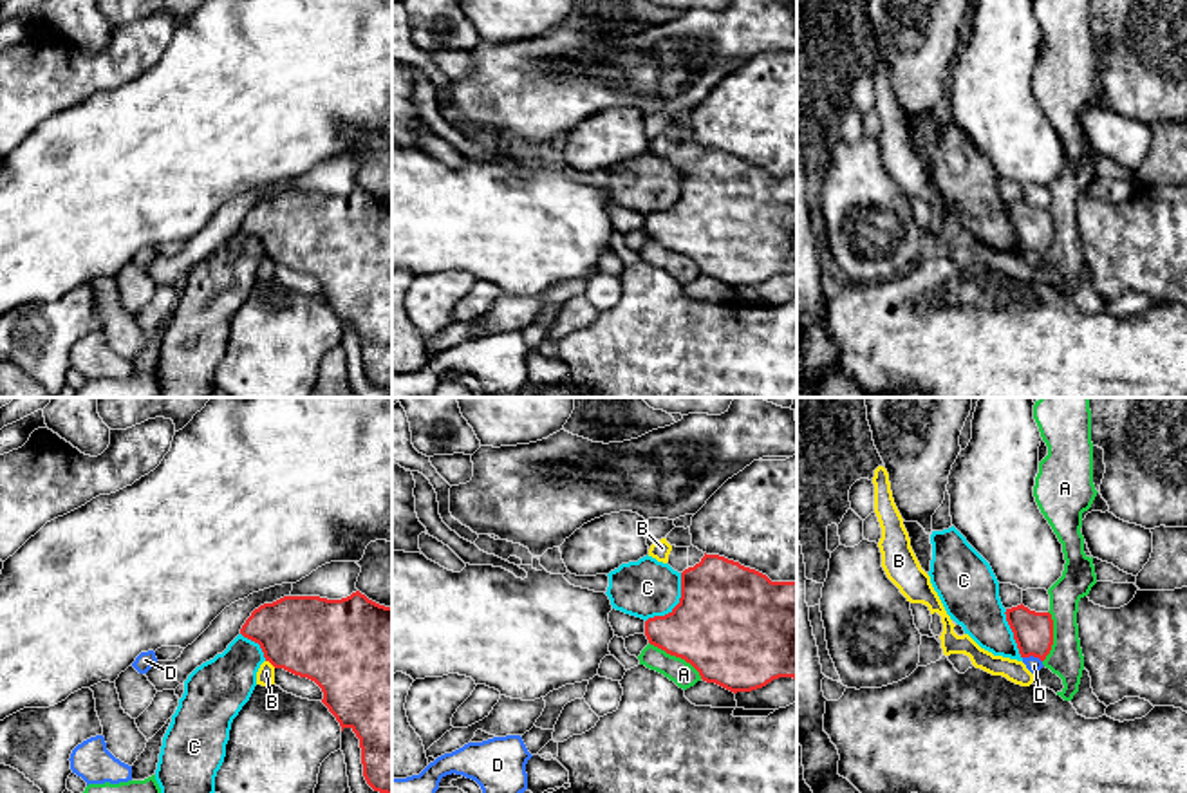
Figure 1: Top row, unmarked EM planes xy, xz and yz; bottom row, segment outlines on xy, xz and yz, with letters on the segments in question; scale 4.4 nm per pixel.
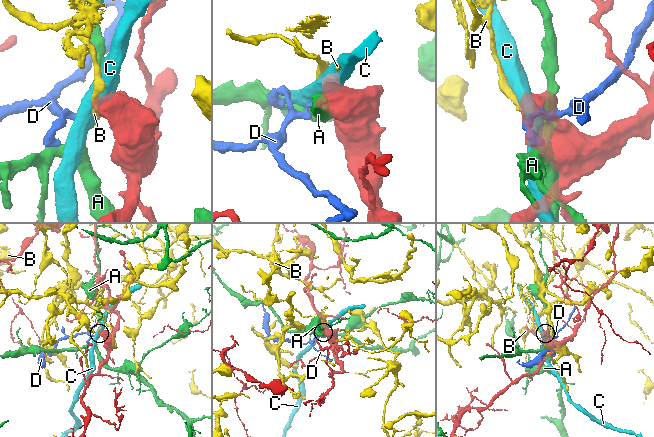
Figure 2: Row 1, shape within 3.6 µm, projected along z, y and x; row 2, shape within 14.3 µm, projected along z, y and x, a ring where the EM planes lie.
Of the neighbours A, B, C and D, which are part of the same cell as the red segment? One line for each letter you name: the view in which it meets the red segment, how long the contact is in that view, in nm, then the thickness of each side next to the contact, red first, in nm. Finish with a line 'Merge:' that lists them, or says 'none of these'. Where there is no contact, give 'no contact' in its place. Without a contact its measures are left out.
Merge: none of these

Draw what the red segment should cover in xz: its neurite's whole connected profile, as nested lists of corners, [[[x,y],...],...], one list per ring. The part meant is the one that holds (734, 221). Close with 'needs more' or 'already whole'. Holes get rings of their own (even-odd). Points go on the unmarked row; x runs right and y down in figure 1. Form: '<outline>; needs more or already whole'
[[[706,150],[699,159],[688,163],[681,168],[681,193],[679,199],[665,211],[654,211],[645,217],[645,231],[650,240],[665,246],[670,251],[681,253],[690,258],[706,278],[715,278],[734,289],[737,287],[752,287],[766,282],[773,275],[779,273],[793,273],[797,275],[797,177],[771,177],[766,170],[744,163],[739,157],[728,155],[719,150]]]; already whole

